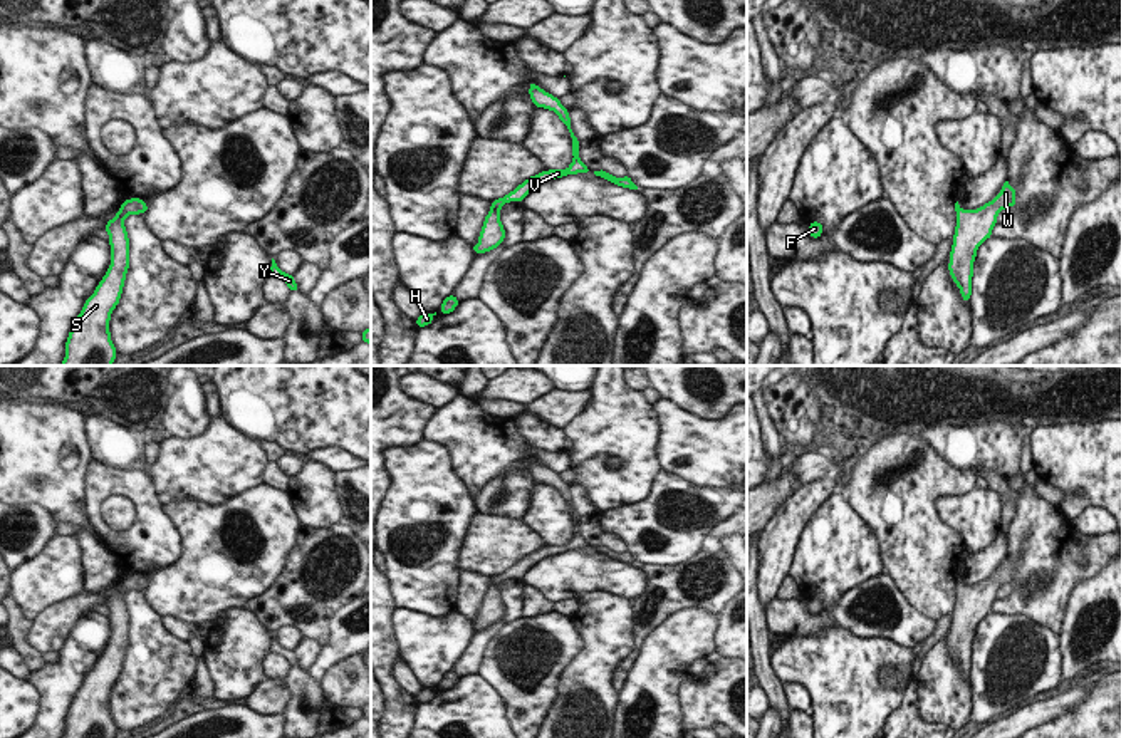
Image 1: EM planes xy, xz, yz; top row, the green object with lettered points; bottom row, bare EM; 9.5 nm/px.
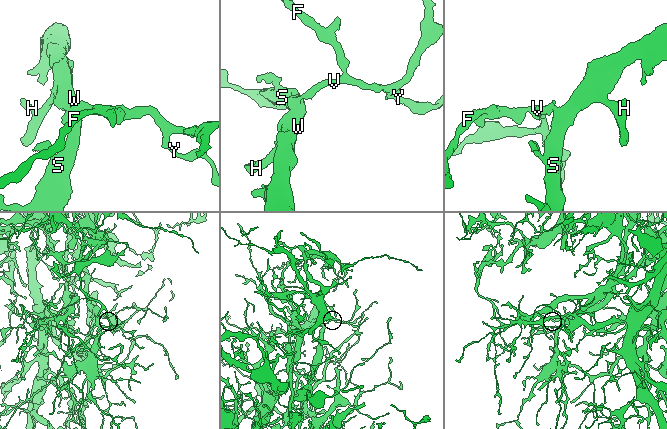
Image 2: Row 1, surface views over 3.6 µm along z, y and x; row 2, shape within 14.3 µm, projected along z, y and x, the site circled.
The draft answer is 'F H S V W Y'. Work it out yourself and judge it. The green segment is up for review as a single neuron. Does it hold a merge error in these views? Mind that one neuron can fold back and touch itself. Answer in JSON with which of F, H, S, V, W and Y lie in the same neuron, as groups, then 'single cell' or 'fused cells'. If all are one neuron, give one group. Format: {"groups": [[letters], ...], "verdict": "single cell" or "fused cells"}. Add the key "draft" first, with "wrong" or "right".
{"draft": "right", "groups": [["F", "H", "S", "V", "W", "Y"]], "verdict": "single cell"}

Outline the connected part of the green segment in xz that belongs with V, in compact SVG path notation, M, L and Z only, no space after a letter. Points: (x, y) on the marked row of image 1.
M529 82L529 96L534 102L535 107L544 107L549 111L554 111L562 124L567 127L569 136L572 138L571 146L572 146L572 158L574 161L569 164L567 169L547 169L542 171L535 176L527 178L522 184L519 184L514 191L507 193L503 198L498 198L492 201L492 208L488 210L488 215L483 220L483 226L478 236L478 243L472 245L473 252L478 253L487 253L497 248L500 243L505 240L505 228L500 221L500 210L505 203L517 201L522 203L524 198L540 186L545 181L555 179L555 178L564 178L567 174L584 174L591 173L591 169L581 161L579 158L579 139L576 138L572 127L571 127L571 117L569 111L560 104L560 101L545 92L542 87L535 86L534 82Z

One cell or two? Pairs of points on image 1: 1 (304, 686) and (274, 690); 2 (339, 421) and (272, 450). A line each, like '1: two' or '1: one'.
1: two
2: two

